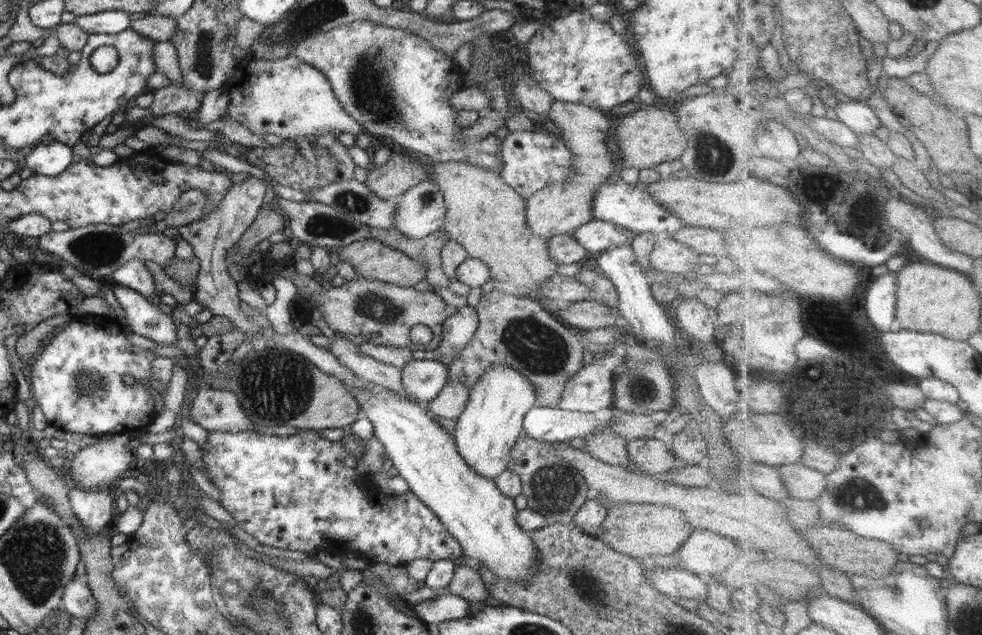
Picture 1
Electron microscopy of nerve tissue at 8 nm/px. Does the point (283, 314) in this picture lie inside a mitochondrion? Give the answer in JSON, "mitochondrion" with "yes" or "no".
{"mitochondrion":"no"}

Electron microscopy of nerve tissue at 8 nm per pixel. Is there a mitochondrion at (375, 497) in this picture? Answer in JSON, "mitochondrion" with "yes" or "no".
{"mitochondrion":"no"}

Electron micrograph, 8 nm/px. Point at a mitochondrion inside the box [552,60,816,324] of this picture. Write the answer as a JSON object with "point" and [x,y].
{"point":[714,157]}

